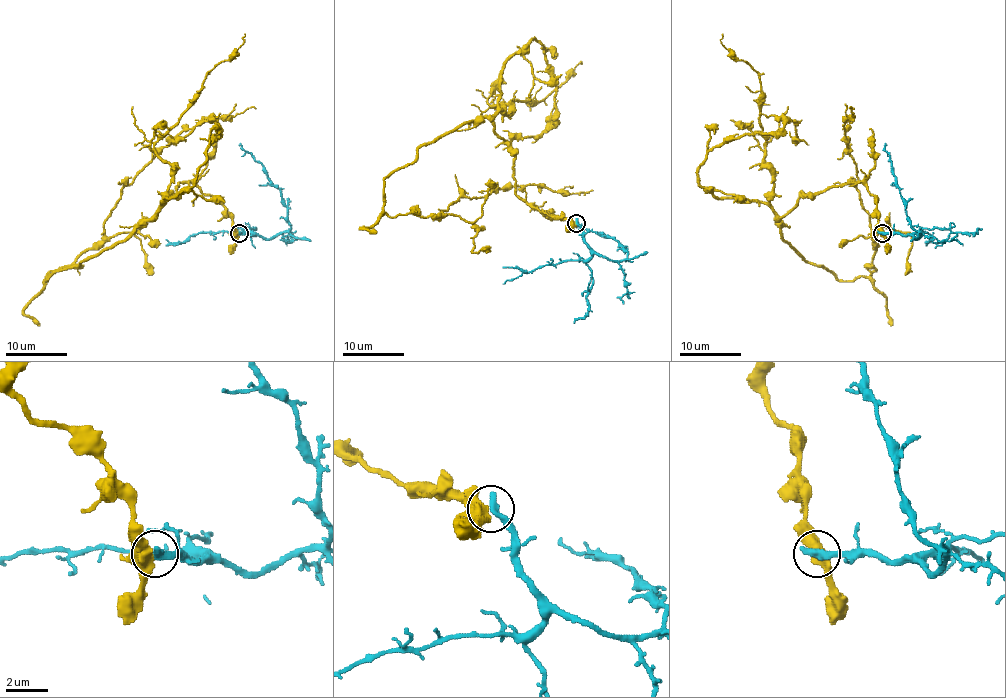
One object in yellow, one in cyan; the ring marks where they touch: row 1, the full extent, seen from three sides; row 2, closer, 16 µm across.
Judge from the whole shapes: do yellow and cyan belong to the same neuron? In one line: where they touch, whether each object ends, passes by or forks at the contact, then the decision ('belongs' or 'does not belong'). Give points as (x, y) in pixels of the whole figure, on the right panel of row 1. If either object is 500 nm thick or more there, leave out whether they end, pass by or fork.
place (882, 233); yellow forks; cyan ends; does not belong

